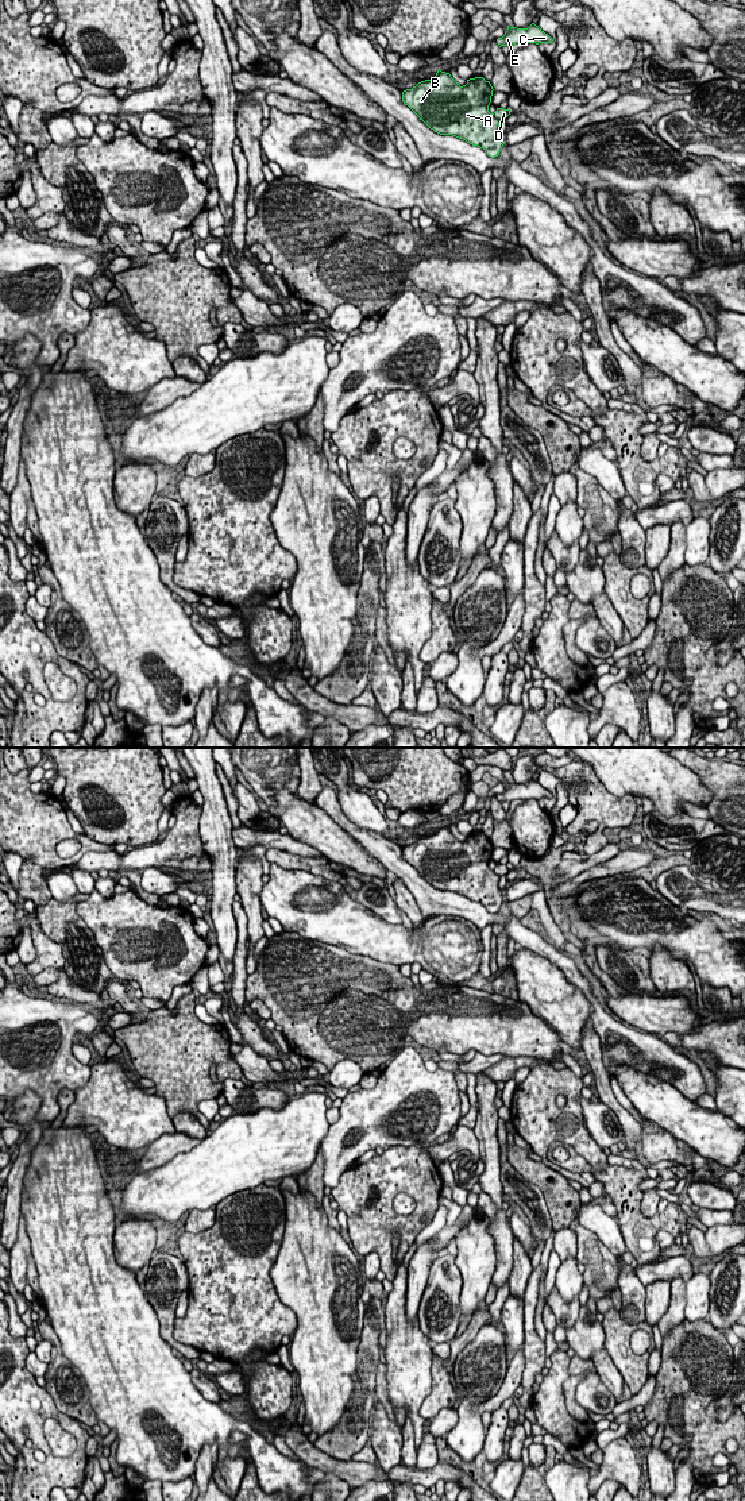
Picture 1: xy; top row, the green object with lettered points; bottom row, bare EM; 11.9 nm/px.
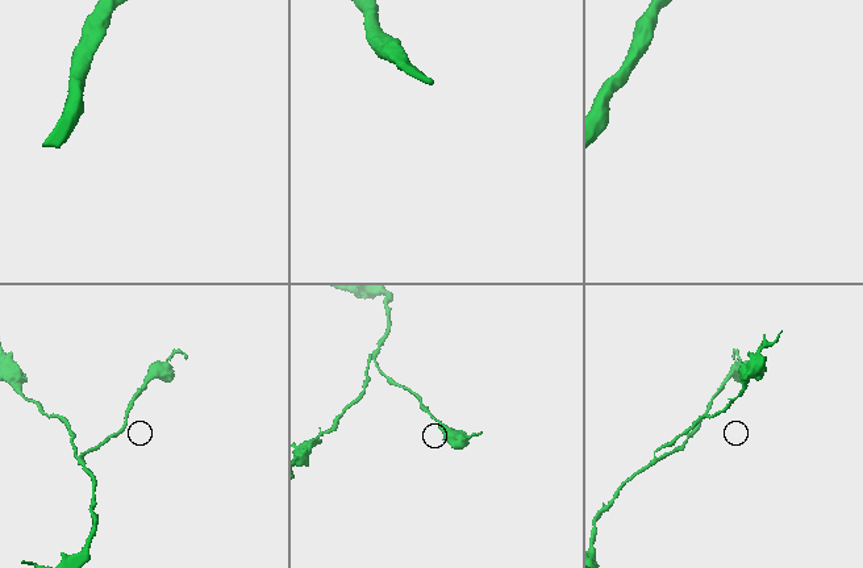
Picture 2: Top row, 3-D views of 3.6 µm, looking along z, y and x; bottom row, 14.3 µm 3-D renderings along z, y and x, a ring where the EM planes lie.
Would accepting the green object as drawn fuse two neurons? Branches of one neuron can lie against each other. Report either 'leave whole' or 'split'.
split

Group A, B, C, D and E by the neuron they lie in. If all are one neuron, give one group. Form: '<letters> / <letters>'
A B C E / D

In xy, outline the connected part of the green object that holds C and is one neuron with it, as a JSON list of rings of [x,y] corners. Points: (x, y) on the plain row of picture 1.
[[[532,779],[528,784],[517,784],[507,782],[505,791],[497,795],[498,802],[513,802],[516,799],[552,799],[553,795],[545,790],[539,782]]]

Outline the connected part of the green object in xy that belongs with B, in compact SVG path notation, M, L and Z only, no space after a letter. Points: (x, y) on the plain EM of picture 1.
M437 826L432 836L402 848L402 857L431 885L478 902L495 914L503 903L499 876L489 868L493 842L483 833L460 842L449 829Z

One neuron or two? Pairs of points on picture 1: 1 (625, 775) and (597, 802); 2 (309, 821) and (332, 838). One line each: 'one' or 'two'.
1: two
2: one

